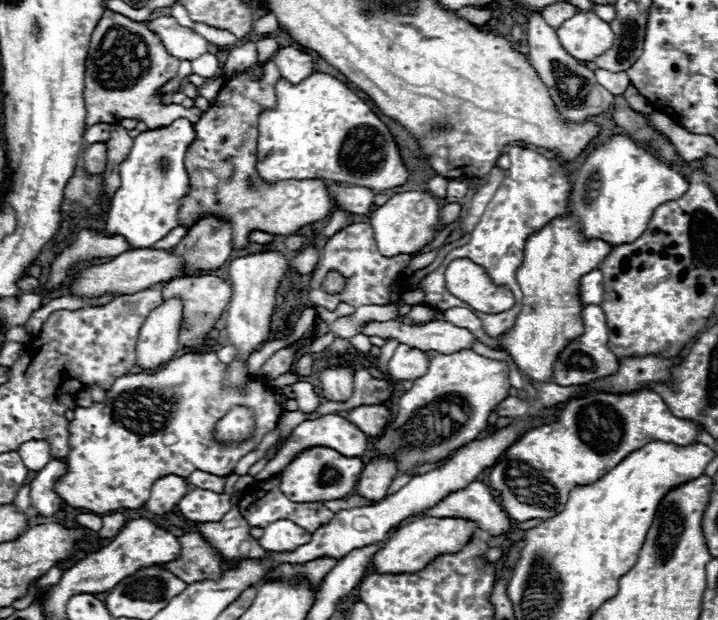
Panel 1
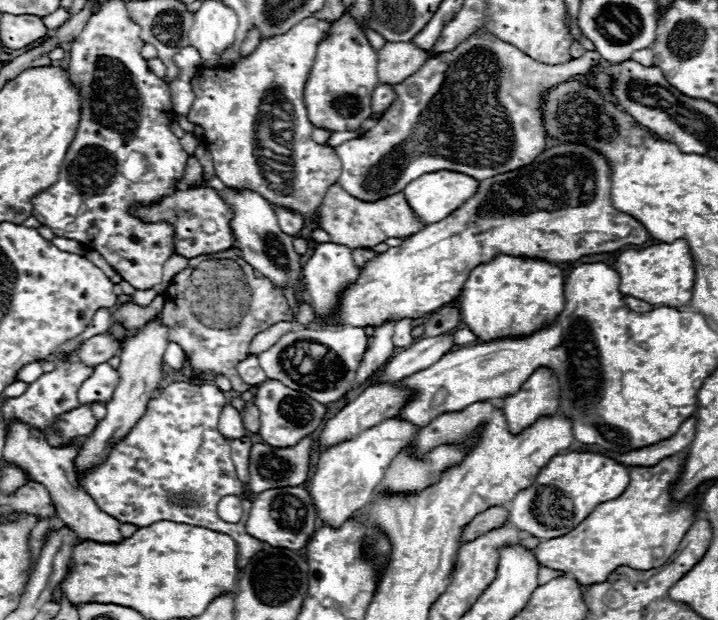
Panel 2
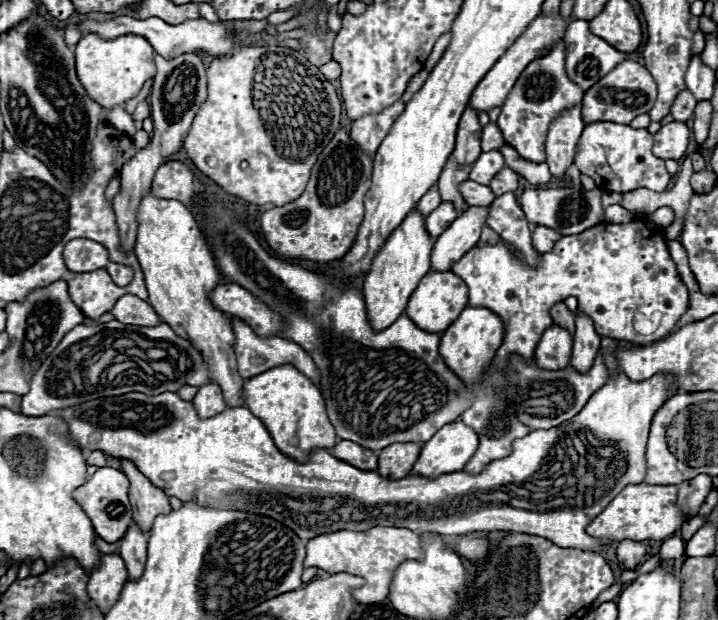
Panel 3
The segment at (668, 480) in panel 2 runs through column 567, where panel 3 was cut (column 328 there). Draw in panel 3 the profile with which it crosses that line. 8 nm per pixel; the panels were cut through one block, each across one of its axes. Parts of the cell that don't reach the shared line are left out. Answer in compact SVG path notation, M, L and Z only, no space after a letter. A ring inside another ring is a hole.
M374 526L366 532L352 532L352 530L338 530L332 534L322 534L312 538L306 544L306 568L322 568L328 574L354 574L362 576L366 584L358 590L354 590L354 598L358 602L382 602L390 594L390 584L394 578L396 568L406 560L422 560L424 548L422 540L416 532L408 528L396 528L396 526Z

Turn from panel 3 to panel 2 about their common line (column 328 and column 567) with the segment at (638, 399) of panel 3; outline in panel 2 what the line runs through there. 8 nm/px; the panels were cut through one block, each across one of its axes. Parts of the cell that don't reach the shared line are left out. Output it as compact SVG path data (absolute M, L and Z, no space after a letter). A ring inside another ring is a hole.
M568 452L554 456L536 476L534 484L518 492L508 504L510 522L530 536L548 540L568 534L578 526L600 502L618 498L630 482L630 472L616 460L594 452Z

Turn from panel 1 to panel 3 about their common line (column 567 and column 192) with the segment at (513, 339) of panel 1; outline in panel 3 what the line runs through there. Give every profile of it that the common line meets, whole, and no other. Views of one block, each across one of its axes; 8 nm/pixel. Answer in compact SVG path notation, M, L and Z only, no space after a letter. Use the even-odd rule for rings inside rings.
M148 192L138 206L136 256L146 276L146 286L150 292L148 300L154 310L166 324L172 326L178 336L188 340L202 354L210 372L210 382L222 388L226 406L246 406L242 394L244 378L240 378L236 370L236 336L230 316L216 310L210 302L210 292L218 286L220 272L192 212L178 200L154 198L154 194Z

